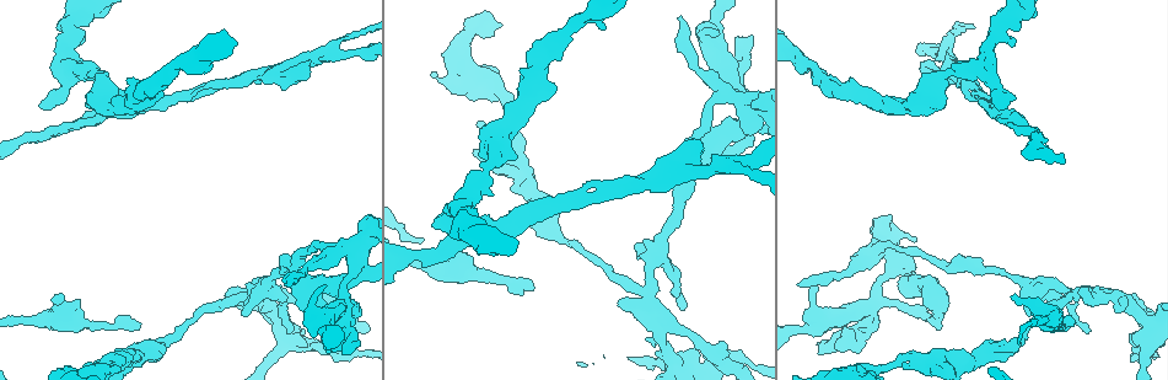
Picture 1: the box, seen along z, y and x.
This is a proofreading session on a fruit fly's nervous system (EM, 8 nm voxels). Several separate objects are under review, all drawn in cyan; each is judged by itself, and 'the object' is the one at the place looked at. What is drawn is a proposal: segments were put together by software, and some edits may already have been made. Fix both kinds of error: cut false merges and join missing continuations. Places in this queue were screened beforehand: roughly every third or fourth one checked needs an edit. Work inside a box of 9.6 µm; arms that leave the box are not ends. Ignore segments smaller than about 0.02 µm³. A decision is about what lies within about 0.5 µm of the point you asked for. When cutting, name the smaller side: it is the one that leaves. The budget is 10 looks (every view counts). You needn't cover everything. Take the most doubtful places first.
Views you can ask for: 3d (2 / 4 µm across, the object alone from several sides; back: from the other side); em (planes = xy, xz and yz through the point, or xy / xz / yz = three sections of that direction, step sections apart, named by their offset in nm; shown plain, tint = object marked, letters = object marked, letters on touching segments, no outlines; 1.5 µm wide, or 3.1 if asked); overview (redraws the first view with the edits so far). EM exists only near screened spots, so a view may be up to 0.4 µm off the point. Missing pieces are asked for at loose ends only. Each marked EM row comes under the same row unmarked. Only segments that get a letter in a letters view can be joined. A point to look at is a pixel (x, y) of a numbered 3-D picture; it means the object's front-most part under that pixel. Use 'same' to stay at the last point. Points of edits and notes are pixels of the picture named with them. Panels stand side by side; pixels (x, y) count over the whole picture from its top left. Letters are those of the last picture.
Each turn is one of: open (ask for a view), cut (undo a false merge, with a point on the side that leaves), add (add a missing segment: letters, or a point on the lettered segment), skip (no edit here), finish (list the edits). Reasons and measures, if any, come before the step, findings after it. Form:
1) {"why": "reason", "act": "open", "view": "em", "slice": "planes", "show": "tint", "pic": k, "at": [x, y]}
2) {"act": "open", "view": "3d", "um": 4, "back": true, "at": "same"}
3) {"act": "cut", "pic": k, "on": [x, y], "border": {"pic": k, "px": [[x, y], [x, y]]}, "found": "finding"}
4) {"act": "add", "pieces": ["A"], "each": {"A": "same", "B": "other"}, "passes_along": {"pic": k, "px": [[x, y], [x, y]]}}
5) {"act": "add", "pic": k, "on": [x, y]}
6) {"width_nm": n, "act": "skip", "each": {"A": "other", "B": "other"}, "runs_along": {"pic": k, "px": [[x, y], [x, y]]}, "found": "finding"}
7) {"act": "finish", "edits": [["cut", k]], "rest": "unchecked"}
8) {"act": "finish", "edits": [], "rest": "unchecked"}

{"why": "free end", "act": "open", "view": "3d", "um": 2, "pic": 1, "at": [42, 106]}

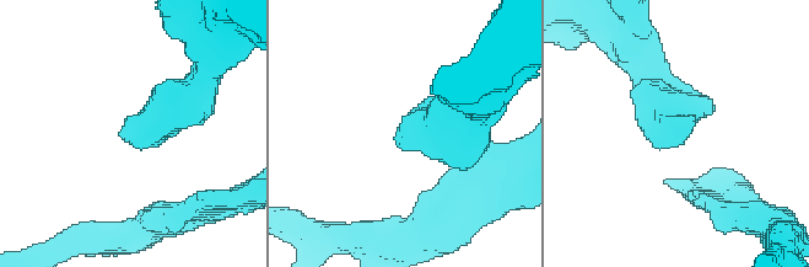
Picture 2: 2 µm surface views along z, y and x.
{"why": "shape alone is not enough", "act": "open", "view": "em", "slice": "yz", "step": 8, "show": "letters", "pic": 2, "at": [399, 142]}

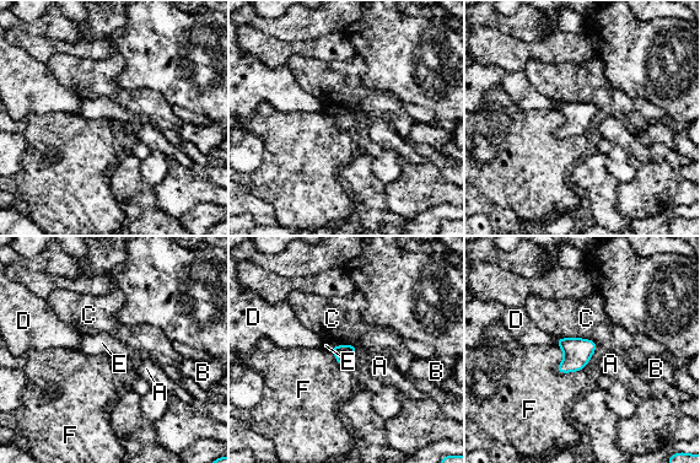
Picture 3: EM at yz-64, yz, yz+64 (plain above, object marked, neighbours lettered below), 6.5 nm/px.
{"longest_contact_nm": ["C", 280], "act": "skip", "each": {"A": "other", "B": "other", "C": "other", "D": "other", "E": "other", "F": "other"}, "border": {"pic": 3, "px": [[354, 344], [334, 344], [328, 349]]}, "found": "no lettered segment goes on from it"}

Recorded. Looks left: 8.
{"why": "a fork", "act": "open", "view": "em", "slice": "planes", "show": "letters", "pic": 1, "at": [649, 294]}

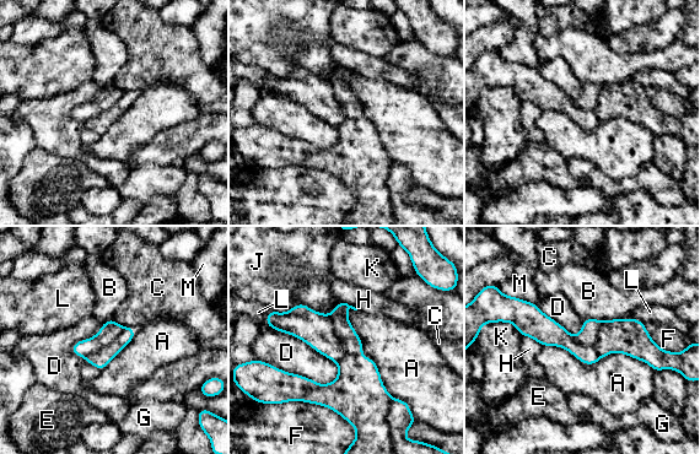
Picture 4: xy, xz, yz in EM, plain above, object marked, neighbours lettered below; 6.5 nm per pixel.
{"act": "cut", "pic": 4, "on": [354, 373], "each": {"A": "other", "B": "other", "C": "other", "D": "other", "E": "other", "F": "other", "G": "other", "H": "other", "J": "other", "K": "other", "L": "other", "M": "other"}, "border": {"pic": 4, "px": [[328, 315], [344, 350], [337, 362]]}, "found": "two neurons meet here"}

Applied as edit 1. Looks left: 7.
{"why": "arms part here", "act": "open", "view": "3d", "um": 2, "pic": 1, "at": [949, 54]}

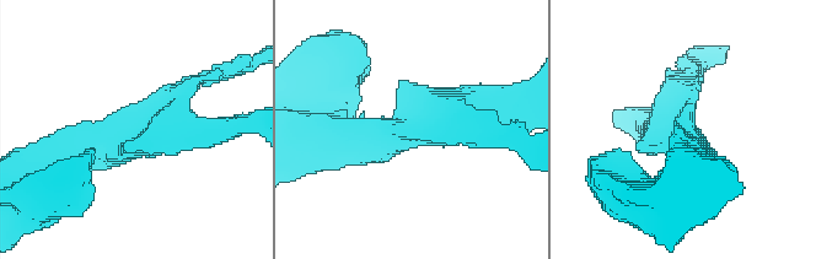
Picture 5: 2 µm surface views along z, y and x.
{"act": "open", "view": "em", "slice": "planes", "show": "letters", "pic": 5, "at": [149, 134]}

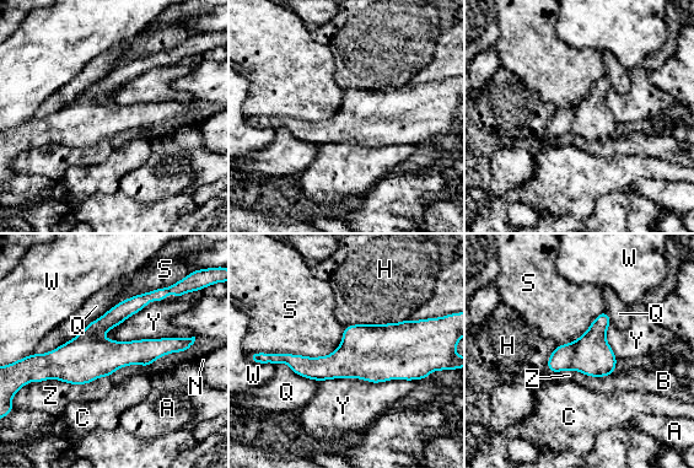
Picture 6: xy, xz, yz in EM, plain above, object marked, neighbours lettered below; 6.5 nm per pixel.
{"width_nm": 220, "act": "skip", "each": {"A": "other", "B": "other", "C": "other", "H": "other", "N": "other", "Q": "other", "S": "other", "W": "other", "Y": "other", "Z": "other"}, "runs_along": {"pic": 6, "px": [[181, 345], [103, 356], [41, 358]]}, "found": "continuous, no second neuron"}

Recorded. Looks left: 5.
{"act": "open", "view": "em", "slice": "planes", "show": "letters", "pic": 1, "at": [1045, 321]}

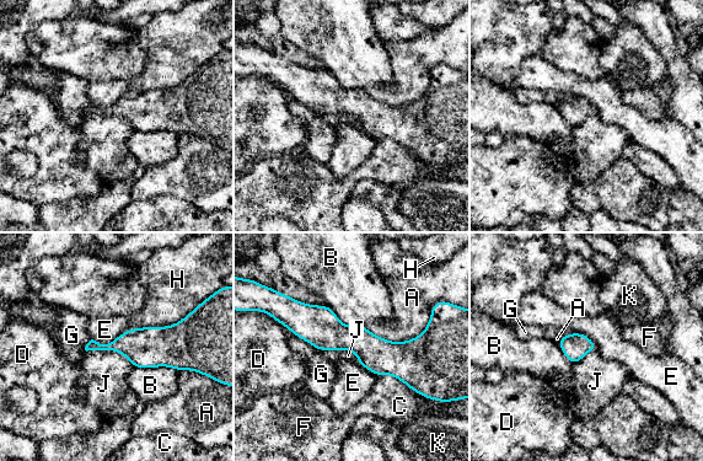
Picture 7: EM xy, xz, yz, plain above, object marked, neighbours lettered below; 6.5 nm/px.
{"act": "skip", "each": {"A": "other", "B": "other", "C": "other", "D": "other", "E": "other", "F": "other", "G": "other", "H": "other", "J": "other", "K": "other"}, "border": {"pic": 7, "px": [[86, 350], [116, 350], [134, 366]]}, "found": "continuous, no second neuron"}

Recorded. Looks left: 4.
{"act": "finish", "edits": [["cut", 4]], "rest": "unchecked"}

